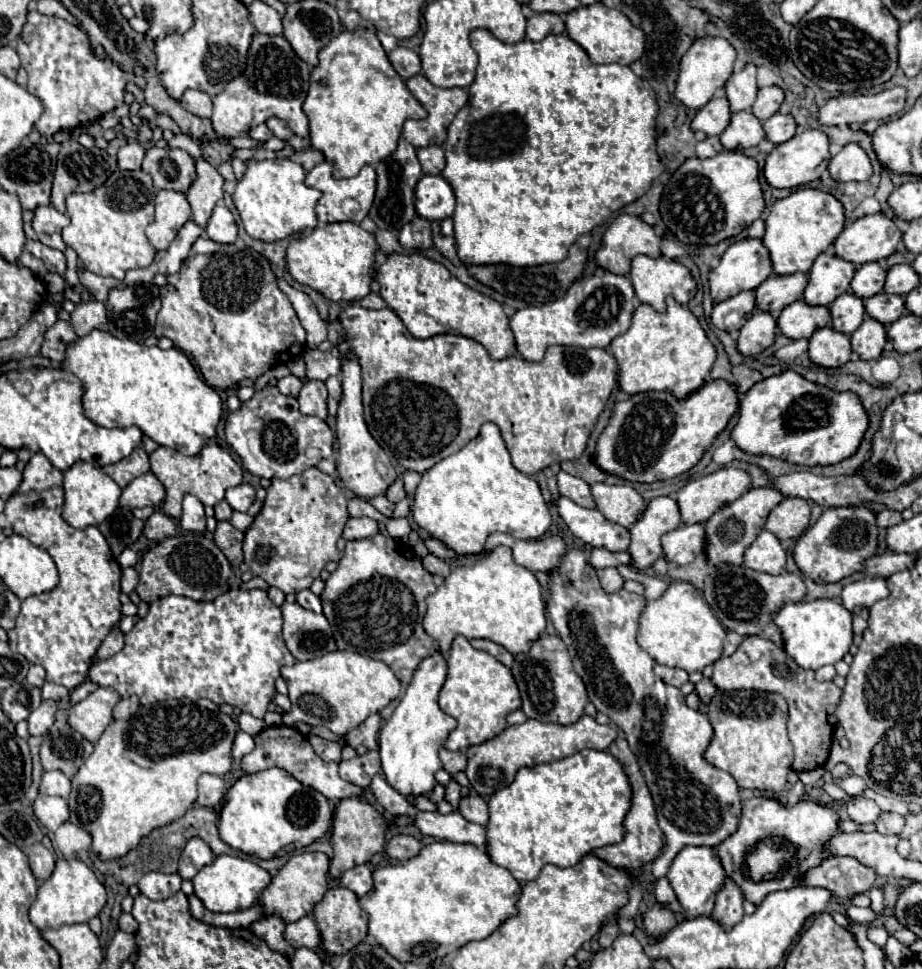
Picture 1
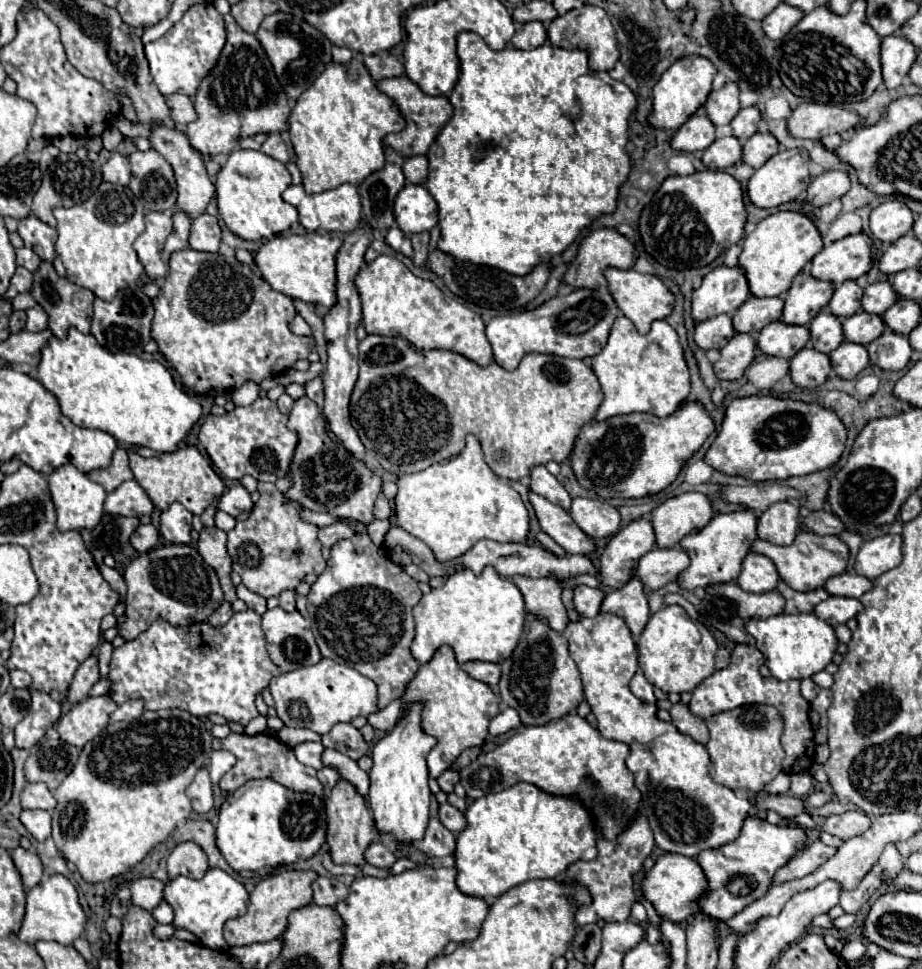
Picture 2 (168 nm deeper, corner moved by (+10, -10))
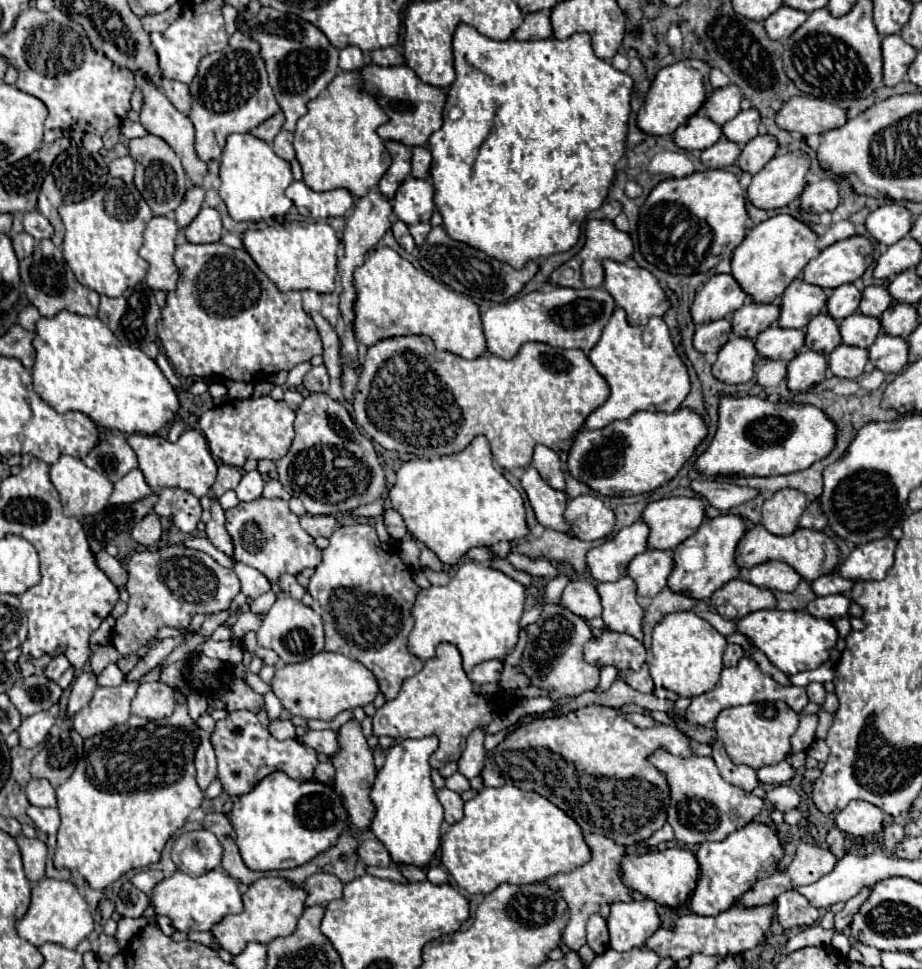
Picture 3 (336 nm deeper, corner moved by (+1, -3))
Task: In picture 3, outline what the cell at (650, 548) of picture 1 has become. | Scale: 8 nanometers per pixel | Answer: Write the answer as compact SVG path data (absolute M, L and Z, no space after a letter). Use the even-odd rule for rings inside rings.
M644 521L620 529L616 537L588 551L590 575L600 583L622 579L628 563L648 549L648 537L650 529Z

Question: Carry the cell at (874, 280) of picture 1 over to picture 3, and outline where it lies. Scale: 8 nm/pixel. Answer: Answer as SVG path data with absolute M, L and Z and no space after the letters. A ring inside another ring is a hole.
M846 283L846 285L832 289L826 309L834 319L844 319L858 311L860 299L862 299L862 291L854 283Z

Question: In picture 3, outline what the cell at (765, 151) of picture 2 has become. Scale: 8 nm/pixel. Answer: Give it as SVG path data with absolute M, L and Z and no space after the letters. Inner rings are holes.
M758 135L748 141L738 157L738 165L742 171L750 171L752 175L758 173L778 151L778 141L774 135Z

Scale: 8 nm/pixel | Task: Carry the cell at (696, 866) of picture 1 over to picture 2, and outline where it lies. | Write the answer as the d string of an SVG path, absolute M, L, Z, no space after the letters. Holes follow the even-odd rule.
M663 854L657 858L653 868L645 874L641 882L641 890L647 902L653 904L657 914L671 922L683 922L689 916L699 912L699 898L707 890L707 878L695 858L687 858L683 854Z

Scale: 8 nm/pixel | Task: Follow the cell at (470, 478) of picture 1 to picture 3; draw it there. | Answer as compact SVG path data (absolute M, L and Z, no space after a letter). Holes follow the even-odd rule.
M478 435L456 455L406 461L396 471L396 483L390 489L392 507L404 517L410 535L434 551L442 563L456 565L472 547L518 541L530 533L524 499L494 467L488 447L488 439Z

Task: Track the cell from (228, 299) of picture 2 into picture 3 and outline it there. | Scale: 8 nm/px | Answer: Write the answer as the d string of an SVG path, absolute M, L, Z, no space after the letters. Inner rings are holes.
M224 243L176 247L174 263L180 271L176 291L166 297L162 319L158 321L158 337L174 371L182 377L220 375L230 381L258 383L282 369L290 371L302 361L310 361L322 353L322 341L312 317L302 309L300 291L280 291L266 273L254 263L246 251L226 247Z

